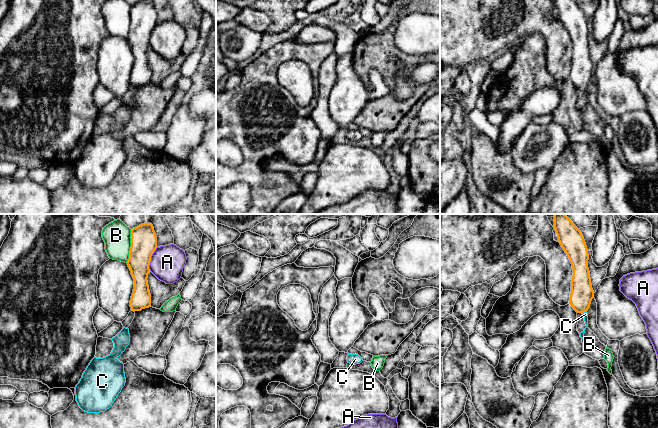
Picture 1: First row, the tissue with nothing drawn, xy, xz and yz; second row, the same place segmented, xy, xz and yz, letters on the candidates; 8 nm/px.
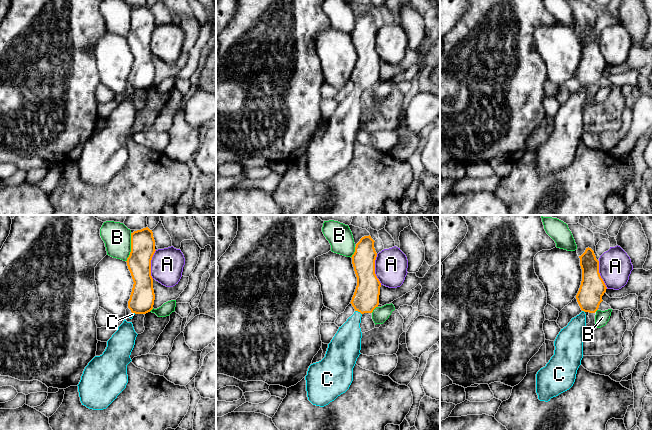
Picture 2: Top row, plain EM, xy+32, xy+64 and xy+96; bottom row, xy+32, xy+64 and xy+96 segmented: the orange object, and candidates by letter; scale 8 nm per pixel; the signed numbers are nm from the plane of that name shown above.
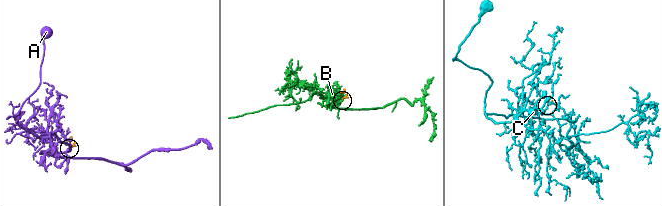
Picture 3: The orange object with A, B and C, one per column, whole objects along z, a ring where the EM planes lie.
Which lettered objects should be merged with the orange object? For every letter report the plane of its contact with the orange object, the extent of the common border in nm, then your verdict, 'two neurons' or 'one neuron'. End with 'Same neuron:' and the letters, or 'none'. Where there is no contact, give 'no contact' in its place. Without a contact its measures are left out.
A: contact in xy; length 200 nm; two neurons
B: contact in xy; length 280 nm; two neurons
C: contact in yz; length 40 nm; one neuron
Same neuron: C

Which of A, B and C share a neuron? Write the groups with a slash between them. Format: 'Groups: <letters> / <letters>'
Groups: A / B / C

